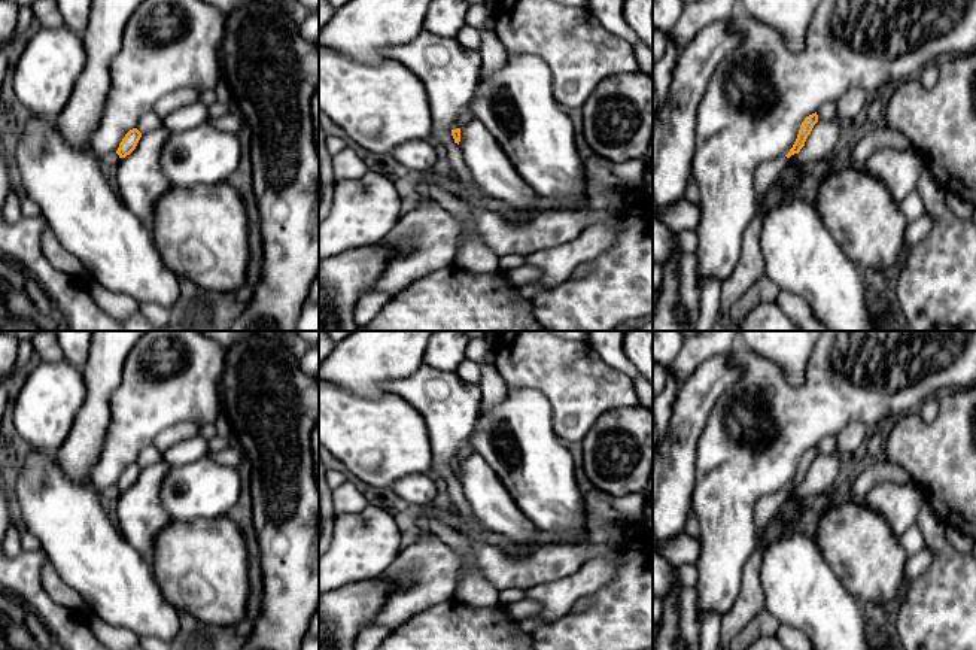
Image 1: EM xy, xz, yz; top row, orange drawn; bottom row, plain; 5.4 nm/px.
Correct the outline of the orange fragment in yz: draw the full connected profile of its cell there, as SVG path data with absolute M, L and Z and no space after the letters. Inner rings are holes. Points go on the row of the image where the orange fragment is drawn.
M817 112L805 118L805 121L800 125L800 130L799 130L799 134L797 134L797 139L796 139L793 148L785 155L787 158L800 152L800 149L805 146L805 142L817 122L818 122Z

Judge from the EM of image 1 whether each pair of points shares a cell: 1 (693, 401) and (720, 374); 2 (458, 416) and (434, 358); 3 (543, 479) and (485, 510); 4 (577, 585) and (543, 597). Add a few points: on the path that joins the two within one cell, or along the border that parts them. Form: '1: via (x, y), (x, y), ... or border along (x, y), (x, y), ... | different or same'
1: via (699, 395), (714, 380) | same
2: border along (423, 364), (455, 373) | different
3: border along (490, 467), (517, 509), (532, 524) | different
4: via (568, 591), (552, 597) | same

